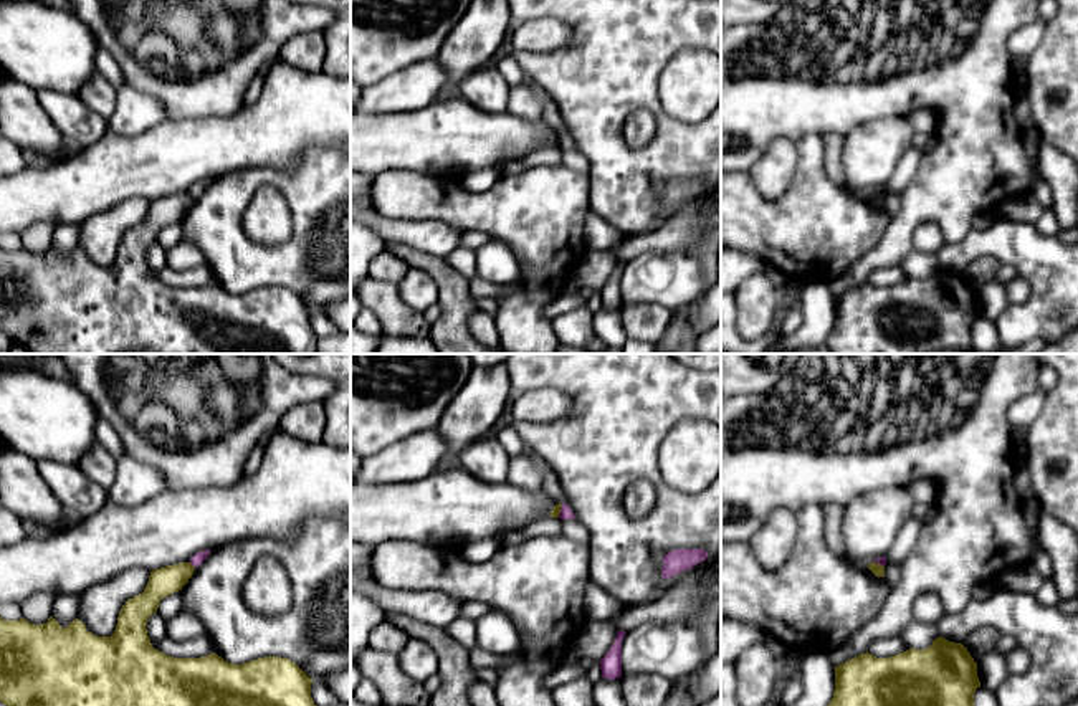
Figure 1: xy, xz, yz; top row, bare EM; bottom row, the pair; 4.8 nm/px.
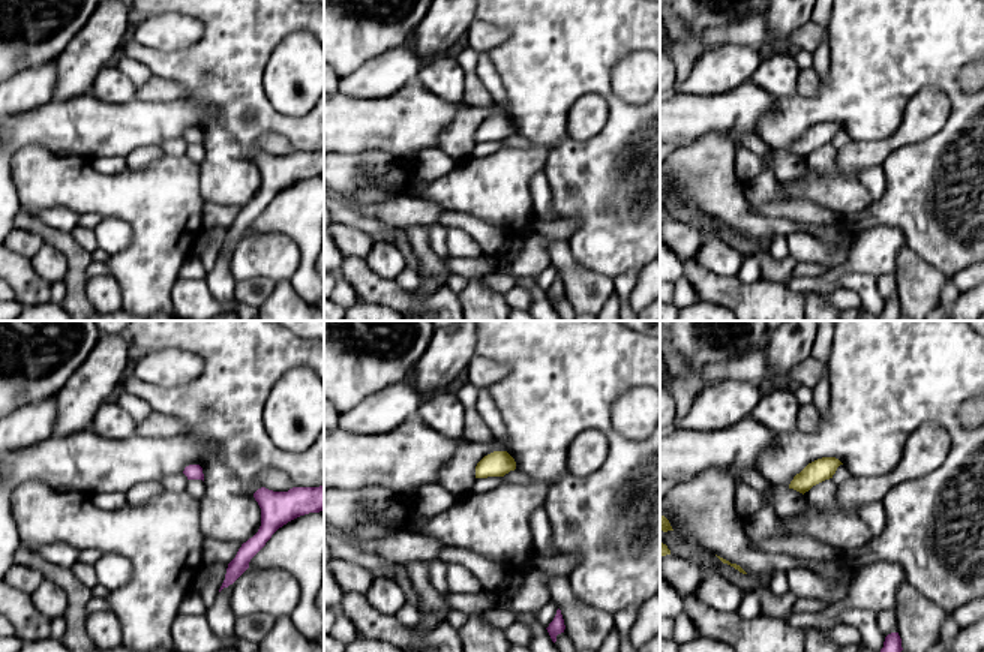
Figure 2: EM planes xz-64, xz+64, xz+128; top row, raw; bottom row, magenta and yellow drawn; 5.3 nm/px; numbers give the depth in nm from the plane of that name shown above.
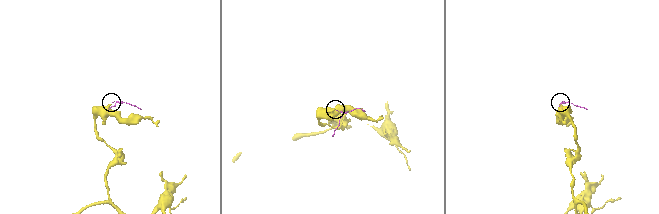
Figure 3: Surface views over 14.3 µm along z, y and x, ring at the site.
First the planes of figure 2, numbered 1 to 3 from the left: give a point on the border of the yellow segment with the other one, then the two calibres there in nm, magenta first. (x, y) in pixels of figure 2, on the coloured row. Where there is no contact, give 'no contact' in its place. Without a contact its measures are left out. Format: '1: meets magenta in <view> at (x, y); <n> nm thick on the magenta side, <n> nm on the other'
1: no contact
2: no contact
3: no contact

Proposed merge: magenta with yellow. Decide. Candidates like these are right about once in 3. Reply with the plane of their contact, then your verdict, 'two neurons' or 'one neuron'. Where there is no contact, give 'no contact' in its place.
xy | two neurons

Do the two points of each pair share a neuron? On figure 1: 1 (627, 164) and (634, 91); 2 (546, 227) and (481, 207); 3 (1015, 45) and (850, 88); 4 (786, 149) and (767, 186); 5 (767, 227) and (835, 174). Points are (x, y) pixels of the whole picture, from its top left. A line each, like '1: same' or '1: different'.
1: same
2: same
3: different
4: same
5: different

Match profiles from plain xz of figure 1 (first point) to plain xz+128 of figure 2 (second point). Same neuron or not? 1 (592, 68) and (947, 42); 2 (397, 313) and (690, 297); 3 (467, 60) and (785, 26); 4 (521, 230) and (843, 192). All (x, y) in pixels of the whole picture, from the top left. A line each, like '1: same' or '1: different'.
1: same
2: different
3: same
4: same

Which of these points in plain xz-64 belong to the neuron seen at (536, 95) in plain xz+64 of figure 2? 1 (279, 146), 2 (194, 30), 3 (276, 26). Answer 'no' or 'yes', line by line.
1: no
2: no
3: yes

